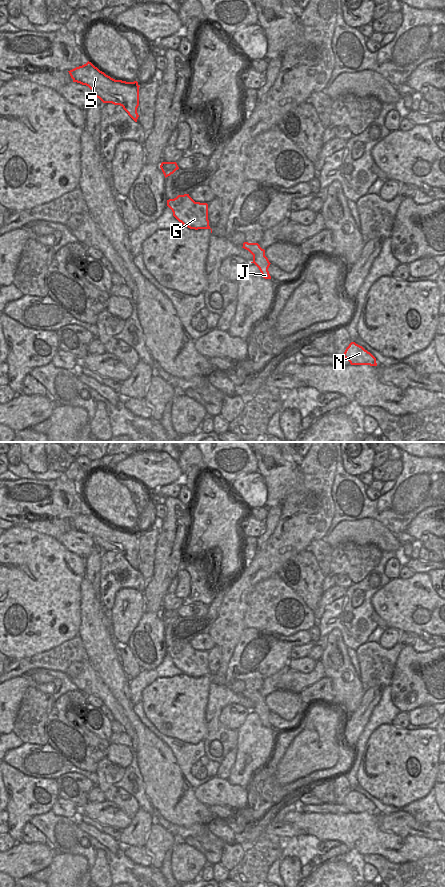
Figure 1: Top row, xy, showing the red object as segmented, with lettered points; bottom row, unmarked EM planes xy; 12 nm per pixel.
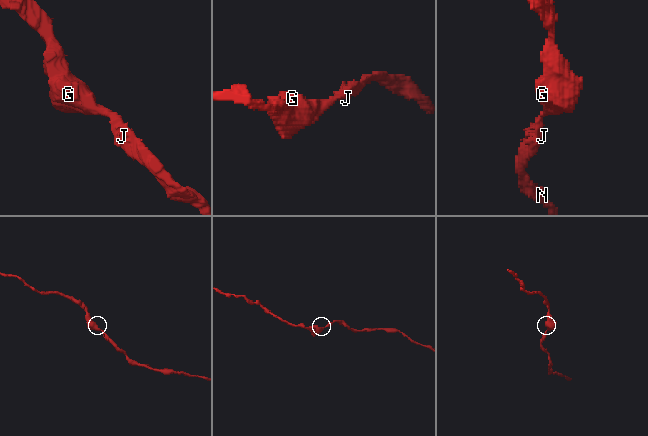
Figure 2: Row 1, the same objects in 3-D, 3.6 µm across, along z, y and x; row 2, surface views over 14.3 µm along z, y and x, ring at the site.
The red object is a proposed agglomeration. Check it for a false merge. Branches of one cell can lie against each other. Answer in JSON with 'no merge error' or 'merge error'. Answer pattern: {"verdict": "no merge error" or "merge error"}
{"verdict": "no merge error"}

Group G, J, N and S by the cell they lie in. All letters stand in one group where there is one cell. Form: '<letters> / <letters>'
G J N S

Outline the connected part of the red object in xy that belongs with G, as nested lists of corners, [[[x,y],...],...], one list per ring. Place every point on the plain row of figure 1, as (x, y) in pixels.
[[[189,642],[178,643],[167,648],[167,654],[172,658],[173,664],[190,677],[212,677],[208,668],[208,652],[195,650]]]

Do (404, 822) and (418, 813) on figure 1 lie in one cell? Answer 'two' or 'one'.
two

